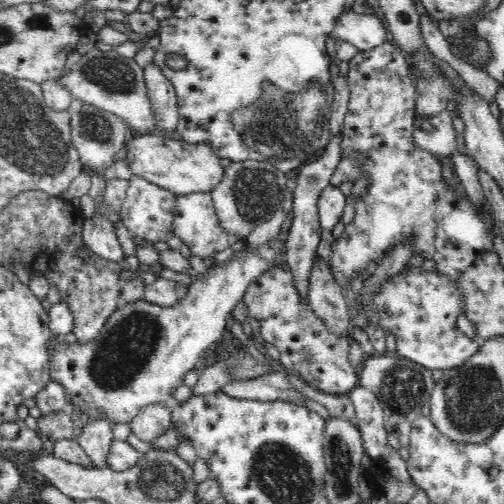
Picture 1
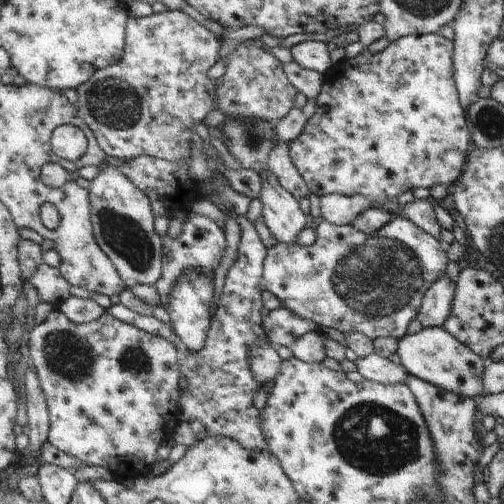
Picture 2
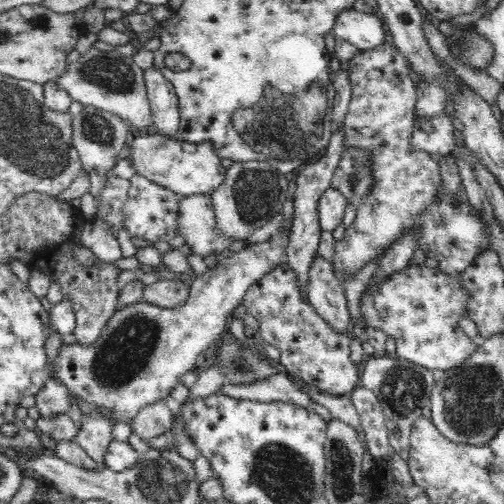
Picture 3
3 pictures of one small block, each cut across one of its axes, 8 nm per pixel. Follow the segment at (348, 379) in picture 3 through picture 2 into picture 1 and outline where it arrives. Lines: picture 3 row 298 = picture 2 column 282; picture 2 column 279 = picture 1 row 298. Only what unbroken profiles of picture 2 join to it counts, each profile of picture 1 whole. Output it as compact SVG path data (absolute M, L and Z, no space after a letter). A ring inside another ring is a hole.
M286 262L276 266L276 268L270 268L268 272L262 272L254 282L250 282L242 302L246 304L248 314L262 324L262 328L260 328L260 342L270 342L270 344L274 344L280 350L280 362L286 366L284 368L286 372L302 378L306 384L318 388L324 394L342 396L342 394L350 394L358 386L358 372L356 372L356 368L348 360L348 354L350 354L348 336L330 334L328 328L322 324L322 320L314 316L314 312L310 310L310 304L308 306L300 304L300 298L298 298L294 280L292 280L292 272L288 270ZM304 356L310 356L310 362L300 362Z

